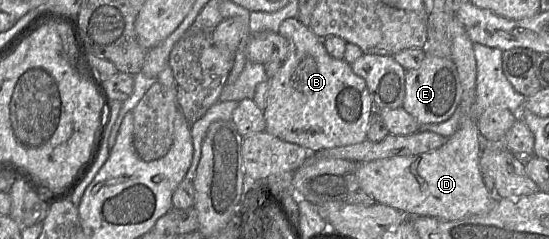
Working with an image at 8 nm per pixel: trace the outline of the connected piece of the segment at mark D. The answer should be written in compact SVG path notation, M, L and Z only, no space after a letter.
M454 16L451 21L451 59L454 62L462 88L461 101L456 109L461 109L460 124L457 130L447 138L439 148L410 156L394 156L361 162L356 169L360 190L372 197L376 203L393 207L410 216L430 216L446 221L464 219L475 215L485 215L492 210L497 199L485 187L479 167L482 138L475 122L475 84L476 61L473 43L469 39L464 26Z

